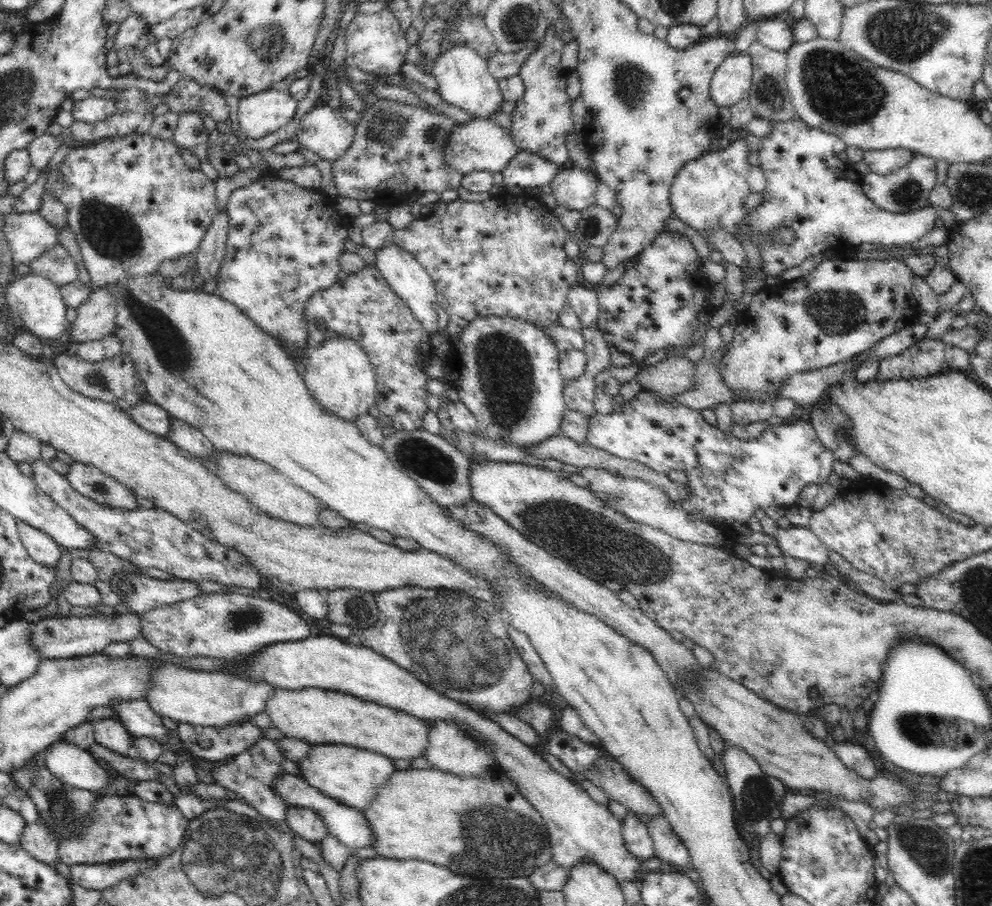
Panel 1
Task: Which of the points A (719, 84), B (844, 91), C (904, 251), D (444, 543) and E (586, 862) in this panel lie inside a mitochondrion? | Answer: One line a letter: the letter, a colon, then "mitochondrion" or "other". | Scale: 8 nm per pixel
A: other
B: mitochondrion
C: other
D: other
E: other

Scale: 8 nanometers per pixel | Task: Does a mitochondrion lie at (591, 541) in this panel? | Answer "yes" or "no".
yes

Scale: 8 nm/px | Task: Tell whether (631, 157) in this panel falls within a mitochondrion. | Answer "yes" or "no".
no

